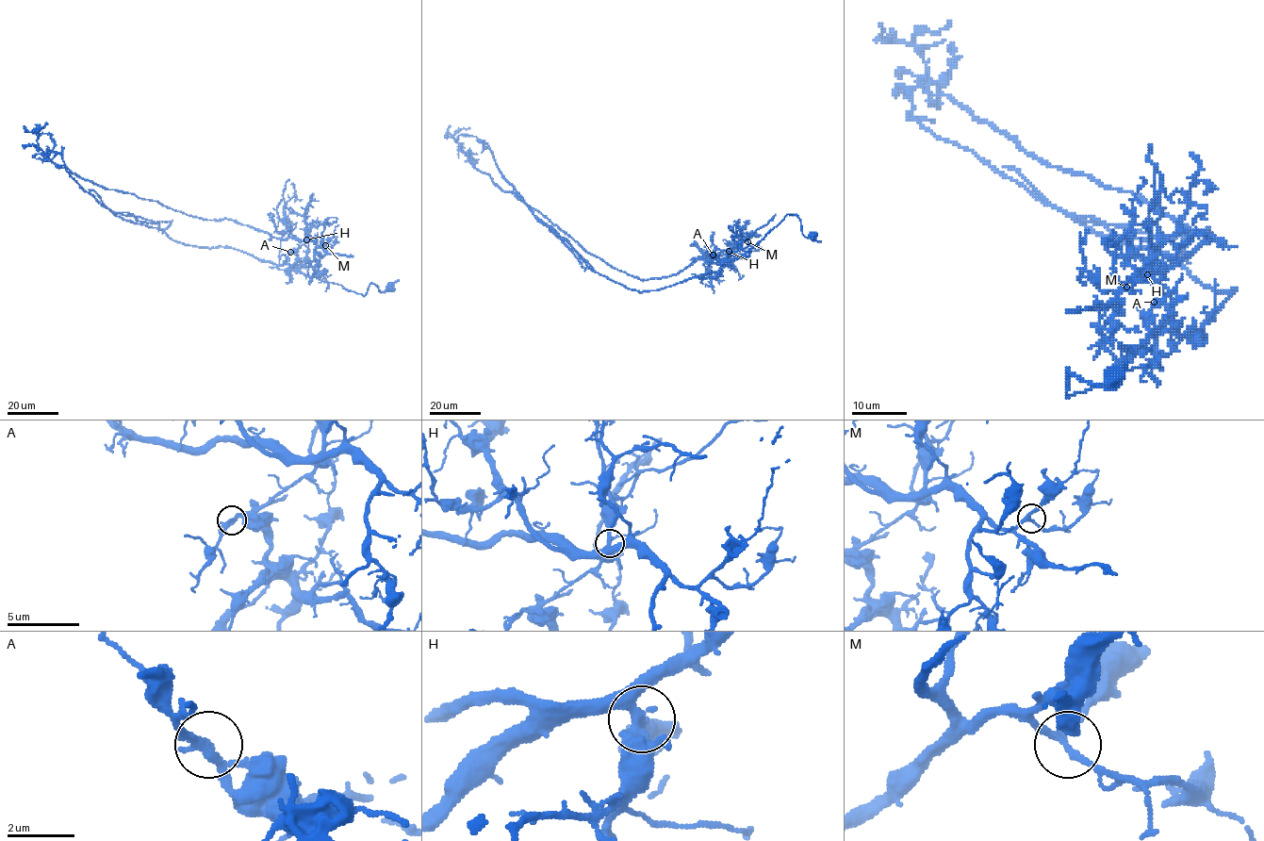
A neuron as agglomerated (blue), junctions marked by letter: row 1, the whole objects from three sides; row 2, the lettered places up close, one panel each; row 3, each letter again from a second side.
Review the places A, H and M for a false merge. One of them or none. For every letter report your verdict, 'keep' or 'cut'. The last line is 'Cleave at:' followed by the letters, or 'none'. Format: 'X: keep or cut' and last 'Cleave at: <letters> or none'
A: cut
H: keep
M: keep
Cleave at: A

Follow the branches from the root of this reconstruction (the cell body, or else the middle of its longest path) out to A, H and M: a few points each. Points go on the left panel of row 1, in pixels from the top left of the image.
A: (390, 288), (380, 292), (371, 283), (364, 295), (348, 290), (337, 284), (301, 273), (297, 255), (290, 252)
H: (390, 288), (380, 292), (371, 283), (363, 295), (303, 274), (297, 250), (306, 239)
M: (390, 288), (380, 292), (371, 283), (363, 295), (301, 273), (297, 250), (308, 239), (320, 247), (325, 245)

